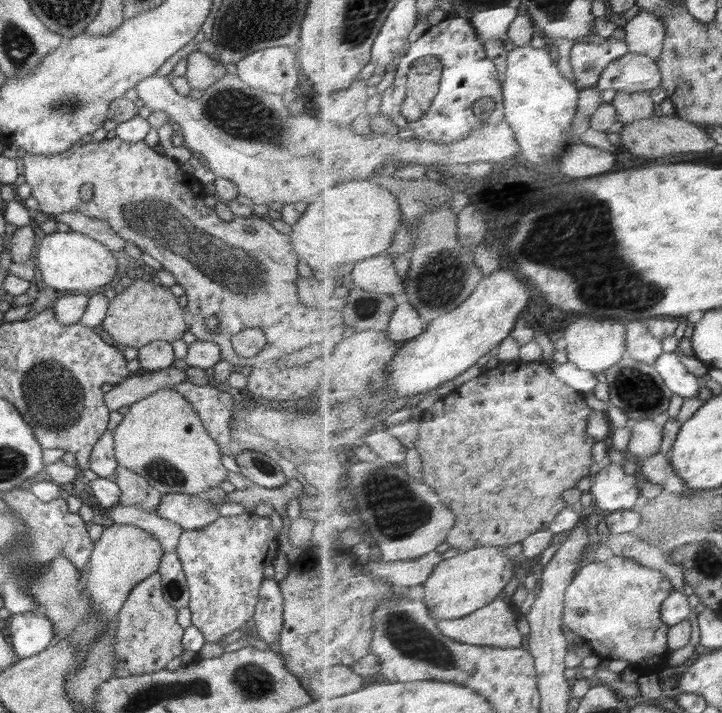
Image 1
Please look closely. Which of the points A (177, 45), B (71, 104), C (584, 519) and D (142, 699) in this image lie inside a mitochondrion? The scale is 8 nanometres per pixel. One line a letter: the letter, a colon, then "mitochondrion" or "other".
A: other
B: mitochondrion
C: other
D: mitochondrion

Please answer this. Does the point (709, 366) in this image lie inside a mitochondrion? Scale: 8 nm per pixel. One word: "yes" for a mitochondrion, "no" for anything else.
no

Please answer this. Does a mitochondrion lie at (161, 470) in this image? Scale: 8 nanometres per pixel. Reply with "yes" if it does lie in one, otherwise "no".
yes

